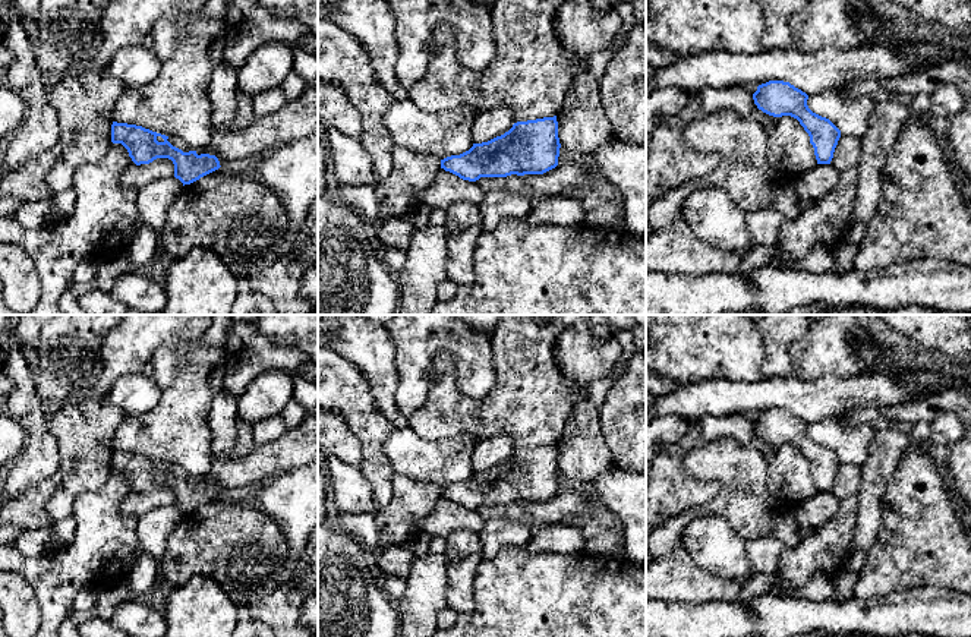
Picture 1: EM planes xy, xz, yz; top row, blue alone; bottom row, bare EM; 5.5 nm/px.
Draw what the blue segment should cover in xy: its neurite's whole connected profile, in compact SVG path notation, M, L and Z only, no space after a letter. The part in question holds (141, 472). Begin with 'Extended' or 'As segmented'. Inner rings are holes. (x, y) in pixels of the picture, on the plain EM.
As segmented. M117 450L111 452L111 470L122 472L136 493L149 492L157 486L168 486L174 492L174 505L179 507L183 514L221 495L215 483L198 483L196 479L183 480L167 467L168 464L142 454Z

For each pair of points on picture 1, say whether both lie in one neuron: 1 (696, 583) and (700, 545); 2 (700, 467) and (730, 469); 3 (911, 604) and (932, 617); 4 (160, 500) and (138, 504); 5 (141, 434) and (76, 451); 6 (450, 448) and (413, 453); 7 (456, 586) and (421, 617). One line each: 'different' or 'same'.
1: different
2: same
3: same
4: same
5: different
6: same
7: different

